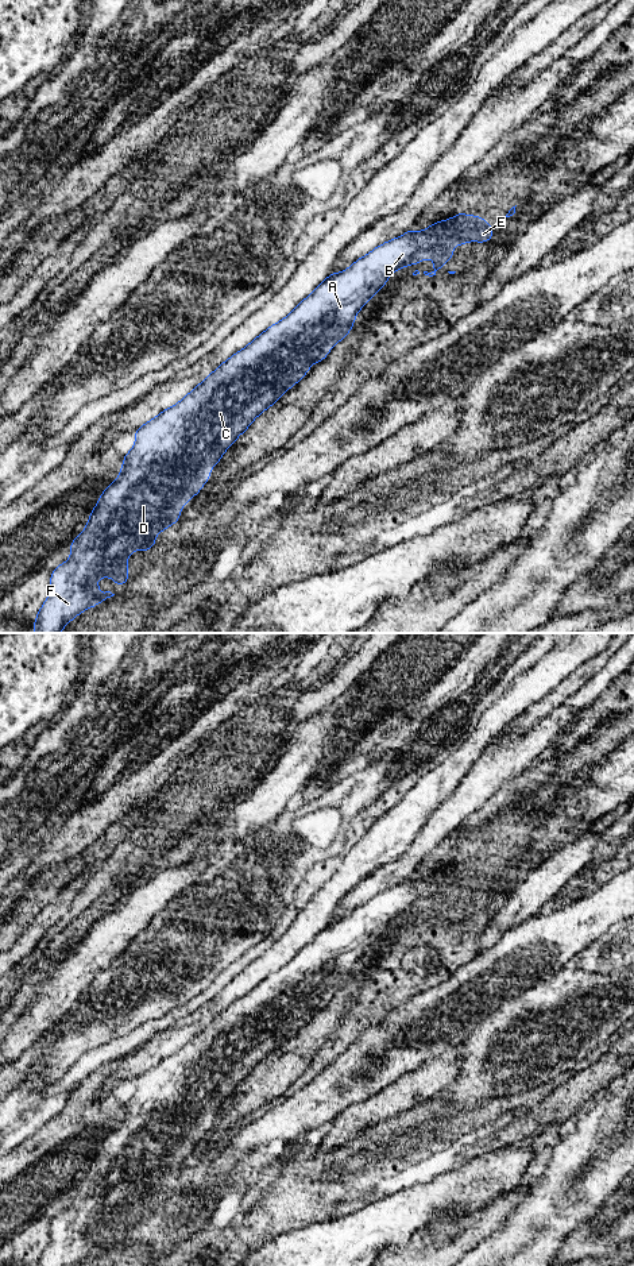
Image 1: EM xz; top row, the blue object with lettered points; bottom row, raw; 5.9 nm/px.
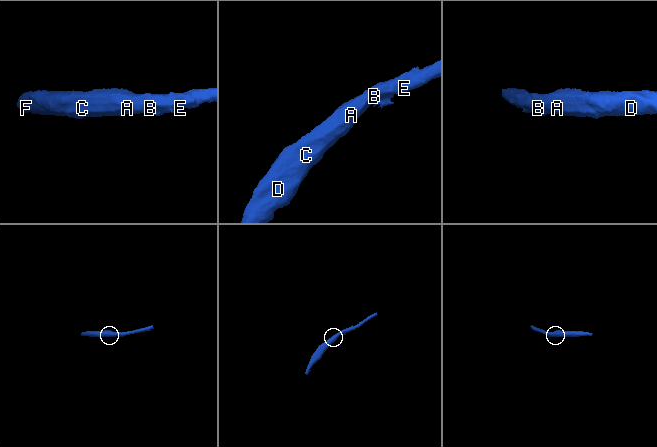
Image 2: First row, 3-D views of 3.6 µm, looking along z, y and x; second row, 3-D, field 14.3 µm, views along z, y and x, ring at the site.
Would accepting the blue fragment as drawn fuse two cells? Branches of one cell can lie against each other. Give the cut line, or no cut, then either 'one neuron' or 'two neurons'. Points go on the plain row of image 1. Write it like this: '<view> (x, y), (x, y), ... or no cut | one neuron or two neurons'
xz (483, 869), (467, 868), (435, 903) | two neurons

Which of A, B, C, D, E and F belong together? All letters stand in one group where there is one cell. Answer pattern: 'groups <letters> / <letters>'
groups A B C D F / E

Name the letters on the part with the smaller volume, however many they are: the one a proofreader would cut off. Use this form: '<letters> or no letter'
E

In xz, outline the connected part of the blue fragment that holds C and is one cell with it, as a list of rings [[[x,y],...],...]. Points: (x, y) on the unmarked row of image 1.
[[[459,860],[424,879],[410,877],[378,893],[347,918],[330,920],[290,962],[221,1011],[178,1051],[136,1077],[135,1092],[124,1103],[117,1127],[103,1139],[85,1177],[70,1192],[70,1207],[51,1220],[50,1243],[36,1266],[74,1266],[113,1244],[111,1239],[98,1240],[97,1226],[113,1226],[117,1235],[128,1230],[127,1208],[132,1199],[151,1197],[155,1182],[179,1167],[182,1154],[201,1139],[223,1101],[260,1061],[299,1030],[313,1011],[324,1008],[332,995],[347,985],[357,960],[384,934],[390,922],[436,903],[469,868],[484,871],[482,864]]]

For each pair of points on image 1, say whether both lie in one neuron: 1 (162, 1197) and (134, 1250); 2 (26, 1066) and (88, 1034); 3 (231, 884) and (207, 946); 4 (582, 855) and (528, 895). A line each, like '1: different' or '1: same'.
1: different
2: different
3: same
4: same

